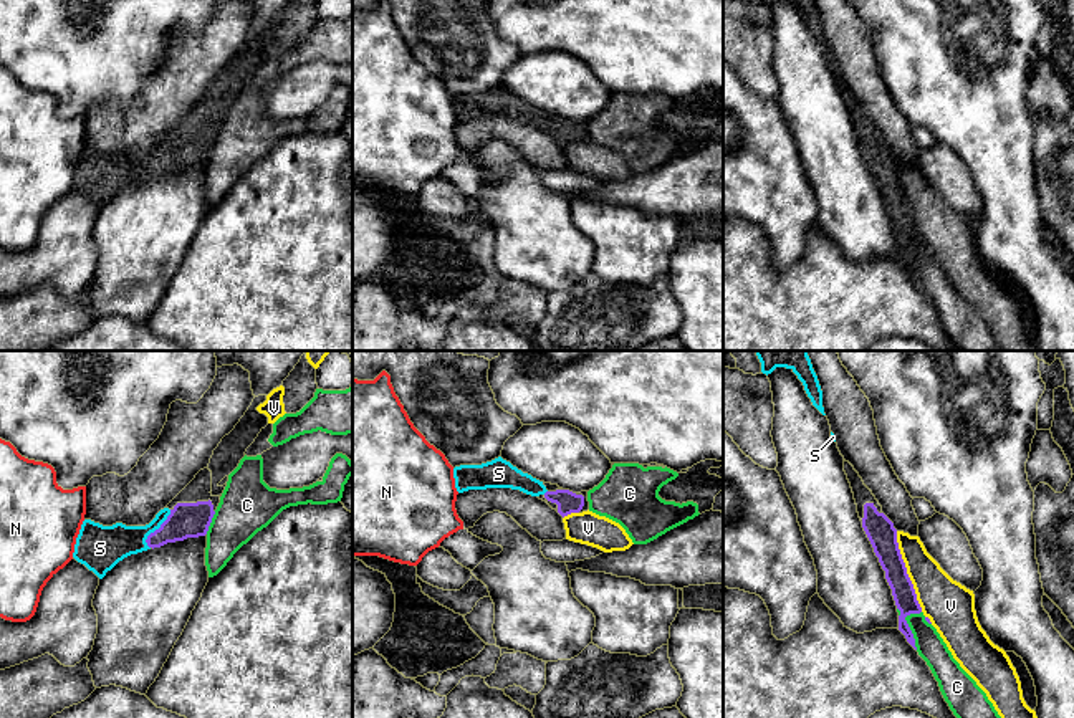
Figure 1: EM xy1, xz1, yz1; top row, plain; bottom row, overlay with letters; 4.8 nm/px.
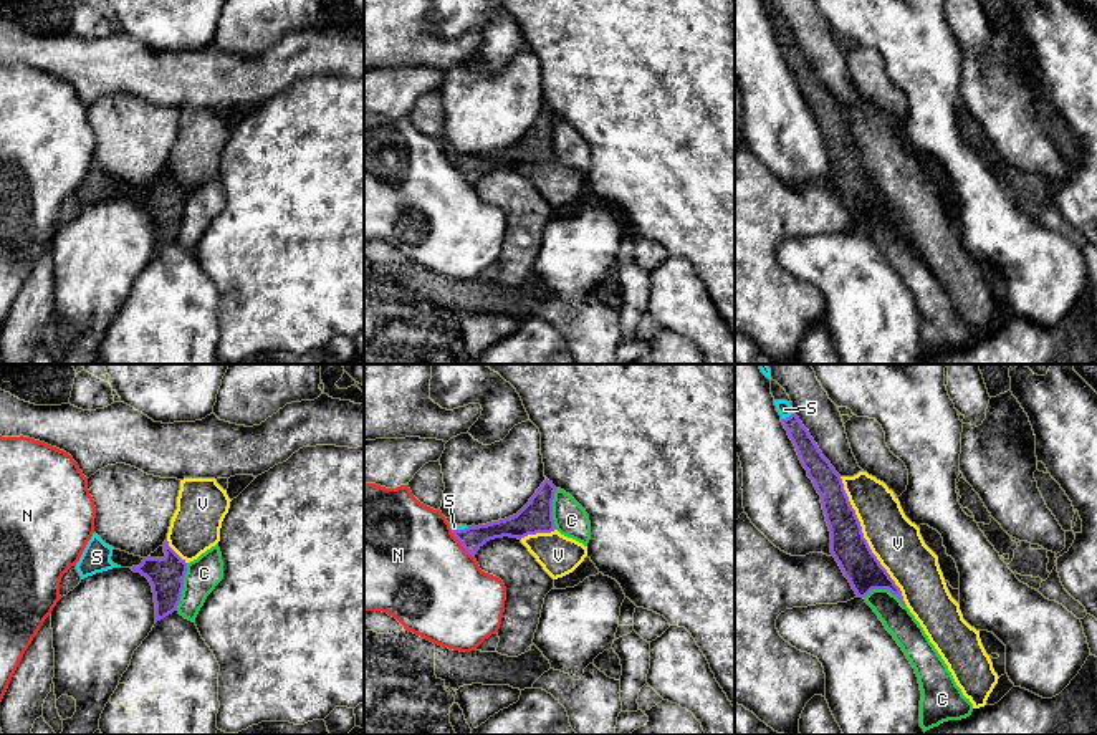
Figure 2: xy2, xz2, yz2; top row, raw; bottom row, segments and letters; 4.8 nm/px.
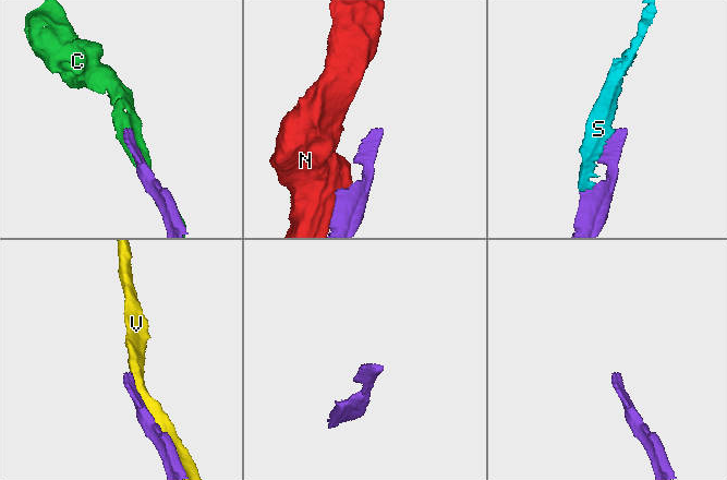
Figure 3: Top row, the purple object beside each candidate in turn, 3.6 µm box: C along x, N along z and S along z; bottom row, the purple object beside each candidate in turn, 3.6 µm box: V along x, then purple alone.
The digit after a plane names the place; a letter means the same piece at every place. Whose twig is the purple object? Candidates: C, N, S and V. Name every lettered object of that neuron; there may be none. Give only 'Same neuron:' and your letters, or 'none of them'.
Same neuron: S

